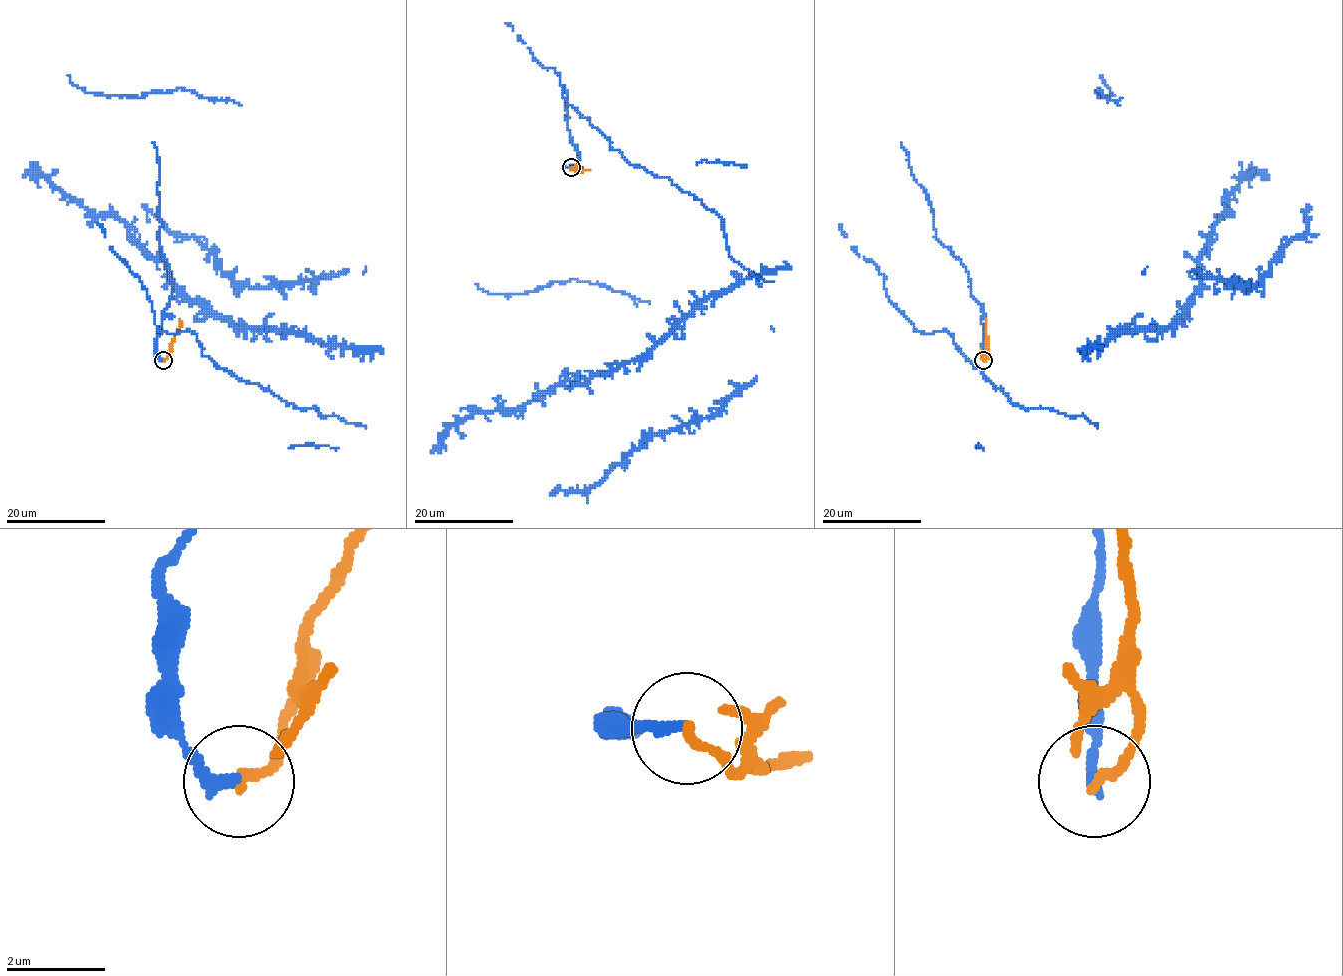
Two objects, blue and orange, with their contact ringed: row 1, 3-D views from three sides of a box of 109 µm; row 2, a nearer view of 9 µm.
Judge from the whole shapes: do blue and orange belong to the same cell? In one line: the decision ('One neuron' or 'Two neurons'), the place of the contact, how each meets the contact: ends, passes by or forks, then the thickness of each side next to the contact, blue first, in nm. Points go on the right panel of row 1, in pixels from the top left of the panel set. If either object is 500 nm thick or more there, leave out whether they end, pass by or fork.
Two neurons. Place: (983, 360). At the ring blue ends. At the ring orange ends. Thickness 240 nm (blue) against 200 nm

